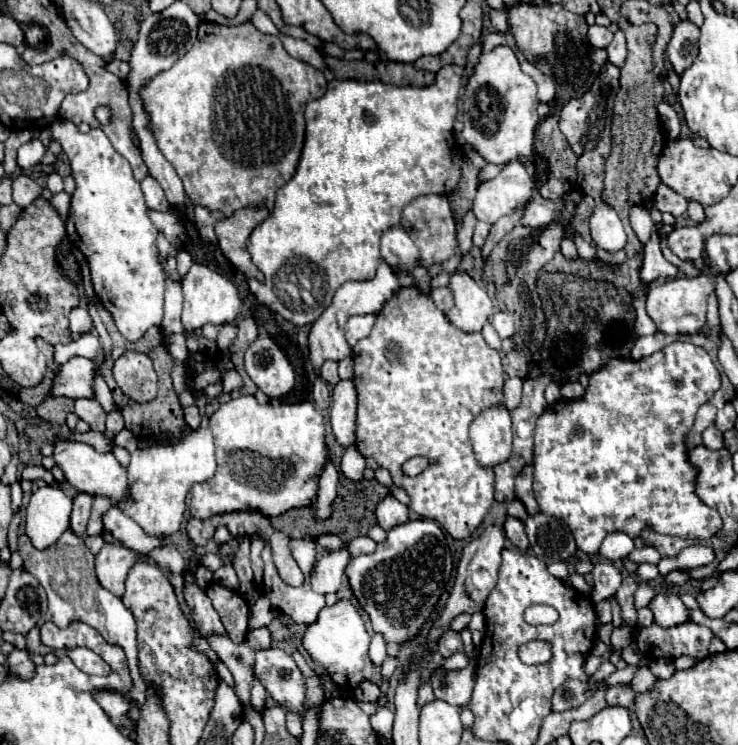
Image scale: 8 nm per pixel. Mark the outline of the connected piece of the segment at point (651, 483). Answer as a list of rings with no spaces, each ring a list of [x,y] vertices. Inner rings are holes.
[[[672,343],[672,345],[664,347],[662,351],[654,353],[652,357],[646,357],[640,361],[610,359],[600,371],[590,375],[586,395],[580,401],[570,401],[570,403],[558,401],[558,403],[550,405],[536,421],[536,429],[534,429],[534,497],[538,501],[540,511],[546,515],[552,513],[554,517],[562,519],[572,529],[576,545],[584,553],[598,553],[602,539],[606,535],[610,535],[612,531],[624,531],[630,537],[638,537],[646,525],[654,527],[658,533],[668,533],[668,535],[678,535],[678,537],[688,537],[688,539],[710,539],[712,535],[716,535],[722,527],[722,519],[716,509],[710,509],[694,495],[696,469],[688,463],[684,439],[694,423],[694,415],[700,409],[702,401],[710,401],[718,389],[720,389],[720,375],[718,375],[714,361],[710,359],[710,355],[704,349],[700,349],[692,343]]]

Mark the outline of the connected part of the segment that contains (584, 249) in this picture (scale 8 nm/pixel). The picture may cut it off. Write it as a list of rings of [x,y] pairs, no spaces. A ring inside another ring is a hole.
[[[572,237],[572,241],[574,241],[576,249],[578,249],[578,255],[580,255],[580,259],[588,261],[588,259],[592,259],[592,257],[596,255],[596,249],[594,249],[594,245],[592,245],[592,243],[588,243],[588,241],[584,241],[584,237]]]

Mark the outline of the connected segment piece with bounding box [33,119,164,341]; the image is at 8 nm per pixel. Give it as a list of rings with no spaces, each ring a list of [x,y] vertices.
[[[58,119],[48,129],[36,131],[33,138],[40,139],[46,148],[49,141],[55,140],[62,145],[62,151],[68,155],[71,176],[76,181],[76,191],[72,197],[74,203],[70,207],[70,215],[66,221],[68,237],[86,255],[92,271],[96,297],[100,293],[100,303],[112,313],[118,331],[128,341],[140,341],[146,329],[162,323],[162,305],[164,305],[164,269],[156,261],[156,227],[148,219],[146,213],[148,207],[144,203],[140,183],[132,177],[128,161],[124,161],[124,157],[112,147],[102,129],[90,129],[88,133],[80,133],[74,123]]]

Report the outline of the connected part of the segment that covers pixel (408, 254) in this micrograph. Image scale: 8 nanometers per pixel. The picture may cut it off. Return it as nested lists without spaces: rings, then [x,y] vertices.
[[[396,225],[384,231],[380,239],[380,253],[388,265],[400,271],[398,275],[400,285],[412,285],[410,267],[420,255],[418,255],[418,247],[414,245],[414,241],[408,237],[408,233],[402,227]]]

